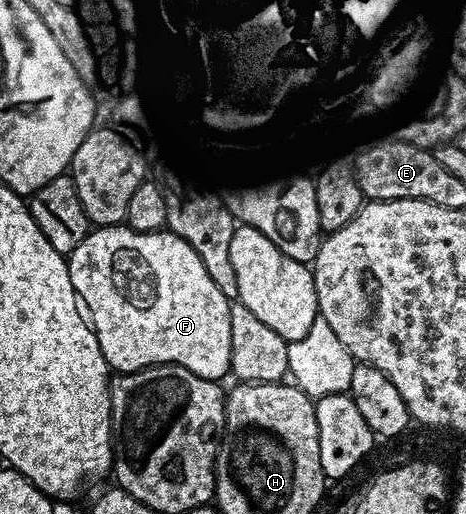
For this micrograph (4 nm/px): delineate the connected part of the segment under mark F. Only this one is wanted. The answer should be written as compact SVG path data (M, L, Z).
M126 225L118 227L96 226L94 229L88 230L81 245L77 245L77 249L73 249L73 253L67 259L67 268L69 269L69 277L73 281L75 294L78 295L80 304L85 308L86 318L90 322L91 329L101 345L101 353L112 372L140 371L146 367L160 367L163 363L176 363L179 367L189 369L189 373L197 373L197 377L216 381L222 380L222 375L226 376L230 372L231 326L229 325L229 313L231 312L231 303L225 297L225 293L221 293L221 289L217 289L213 277L209 277L209 273L205 273L205 264L201 261L201 257L197 257L193 245L189 245L181 237L177 237L170 229L143 234Z

